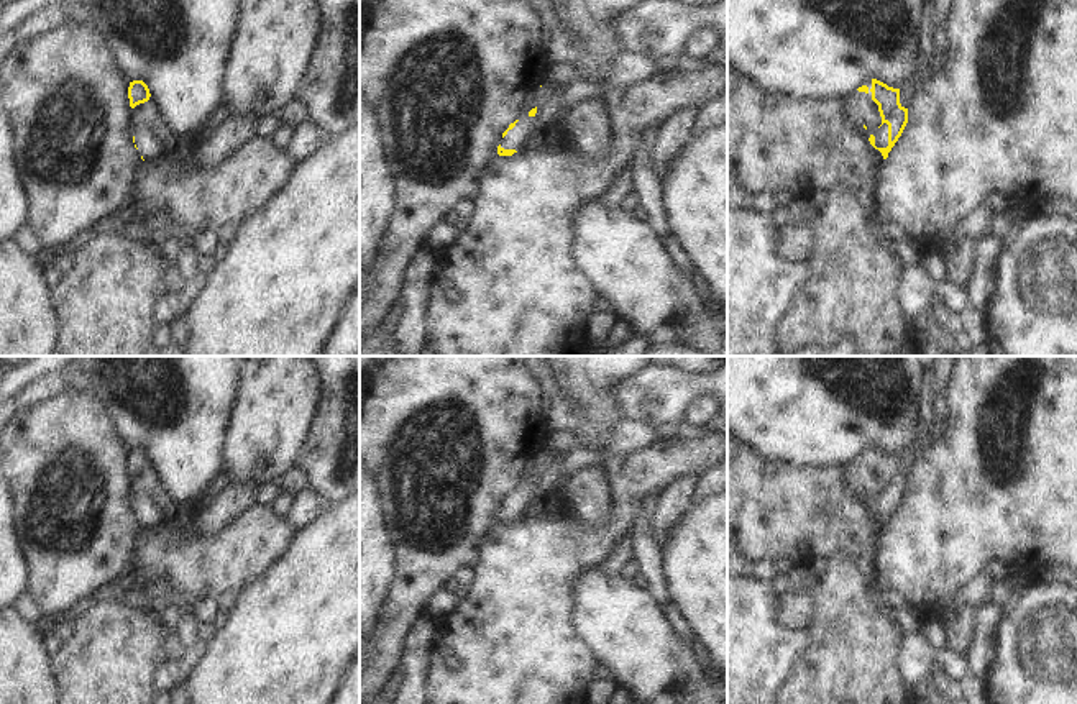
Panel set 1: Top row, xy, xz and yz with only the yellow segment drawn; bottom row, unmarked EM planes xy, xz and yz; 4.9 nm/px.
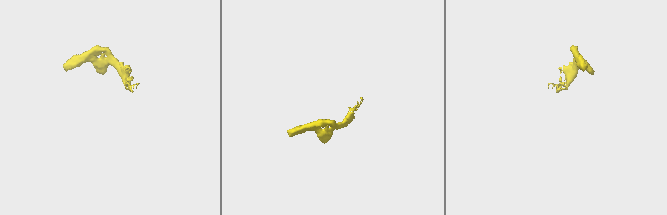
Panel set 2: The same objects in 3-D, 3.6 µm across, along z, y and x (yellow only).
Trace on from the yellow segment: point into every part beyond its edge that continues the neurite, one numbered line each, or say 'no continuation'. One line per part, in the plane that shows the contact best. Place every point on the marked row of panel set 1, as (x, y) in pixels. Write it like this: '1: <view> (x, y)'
1: yz (880, 135)

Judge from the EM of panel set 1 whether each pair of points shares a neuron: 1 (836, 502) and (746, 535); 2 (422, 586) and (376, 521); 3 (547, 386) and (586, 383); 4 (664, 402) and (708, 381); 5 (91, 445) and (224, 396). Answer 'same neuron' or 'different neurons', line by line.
1: same neuron
2: different neurons
3: different neurons
4: same neuron
5: different neurons

